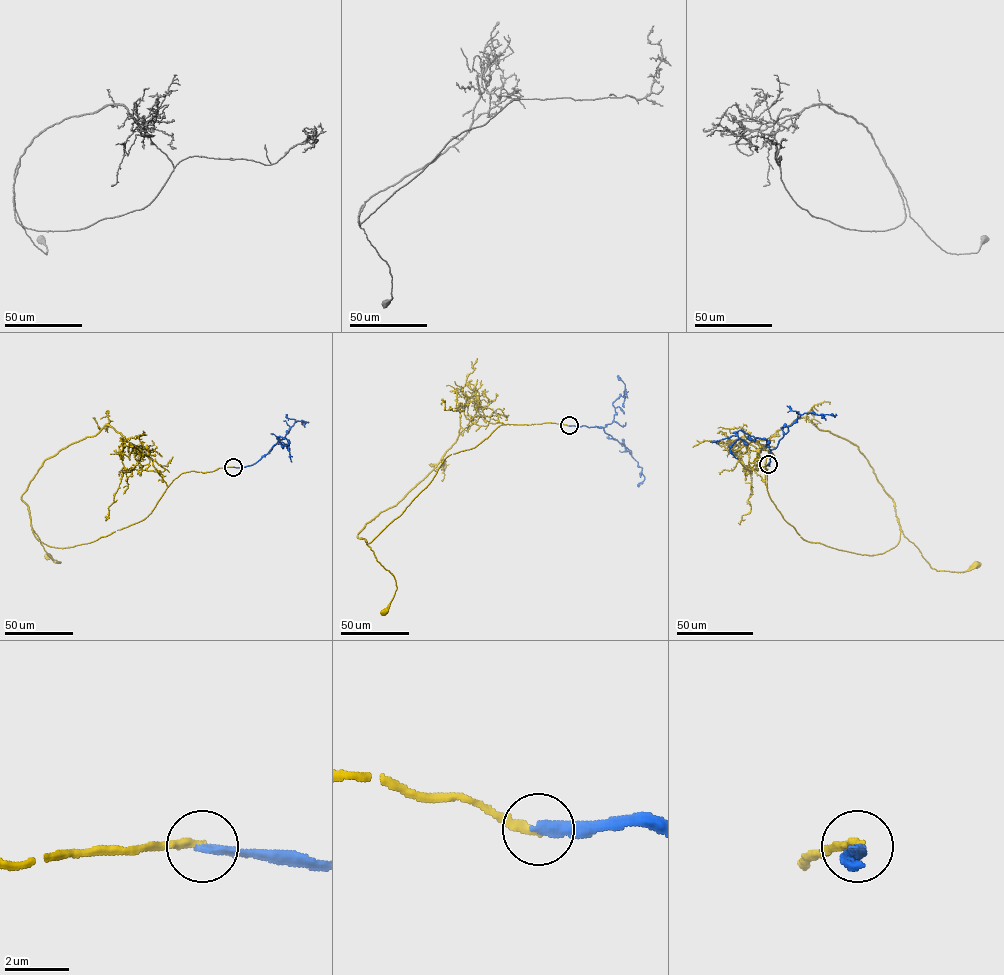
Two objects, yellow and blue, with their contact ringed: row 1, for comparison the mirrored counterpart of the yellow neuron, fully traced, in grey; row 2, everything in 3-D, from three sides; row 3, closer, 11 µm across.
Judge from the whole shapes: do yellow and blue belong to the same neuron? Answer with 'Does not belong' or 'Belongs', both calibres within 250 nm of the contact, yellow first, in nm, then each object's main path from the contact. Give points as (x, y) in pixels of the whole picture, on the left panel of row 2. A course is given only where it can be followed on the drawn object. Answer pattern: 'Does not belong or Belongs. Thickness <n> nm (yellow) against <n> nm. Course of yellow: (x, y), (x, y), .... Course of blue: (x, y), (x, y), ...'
Does not belong. Thickness 280 nm (yellow) against 320 nm. Course of yellow: (233, 467), (167, 486), (106, 425), (48, 458), (22, 495), (60, 562), (47, 556). Course of blue: (233, 467), (255, 463), (295, 422), (303, 422)

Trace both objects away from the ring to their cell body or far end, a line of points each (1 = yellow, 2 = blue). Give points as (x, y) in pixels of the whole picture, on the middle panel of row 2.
1: (569, 425), (473, 423), (426, 476), (366, 524), (357, 537), (395, 581), (383, 611)
2: (569, 425), (602, 427), (623, 443), (642, 468), (644, 479), (639, 486)

